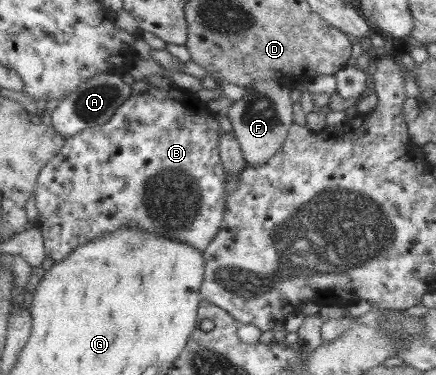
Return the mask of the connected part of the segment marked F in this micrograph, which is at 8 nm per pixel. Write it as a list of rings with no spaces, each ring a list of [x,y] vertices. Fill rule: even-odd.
[[[267,76],[244,86],[244,95],[225,111],[244,163],[263,164],[284,144],[289,125],[293,123],[289,94],[290,90],[279,85],[275,77]]]

